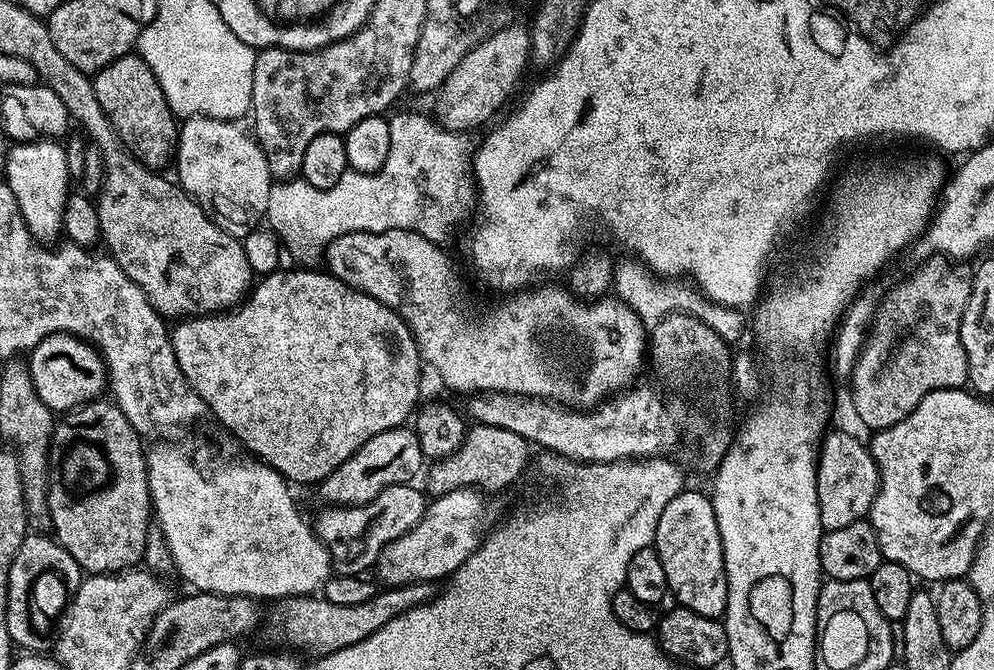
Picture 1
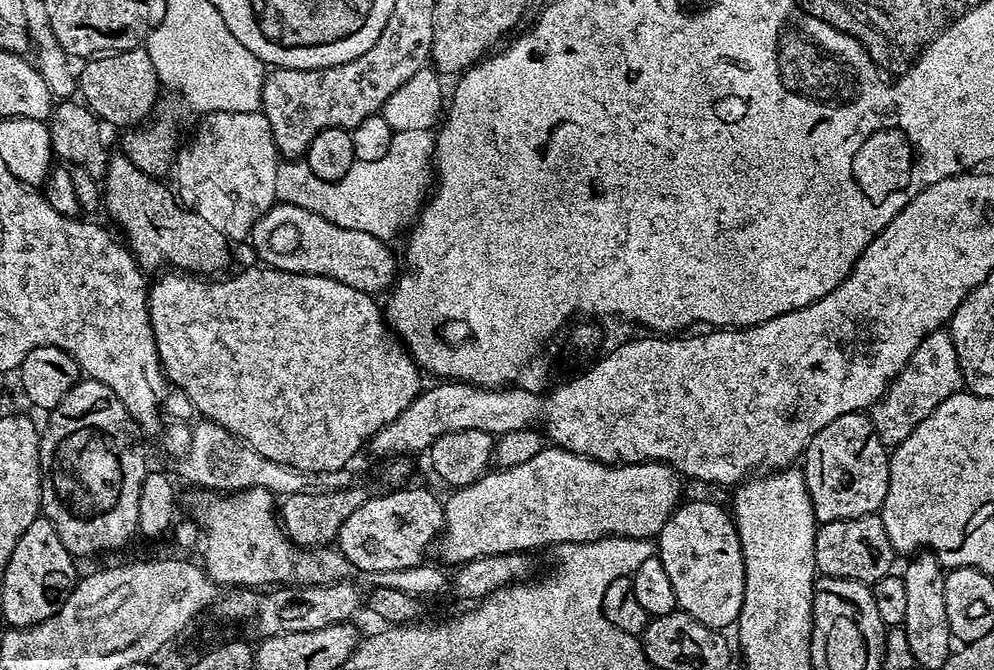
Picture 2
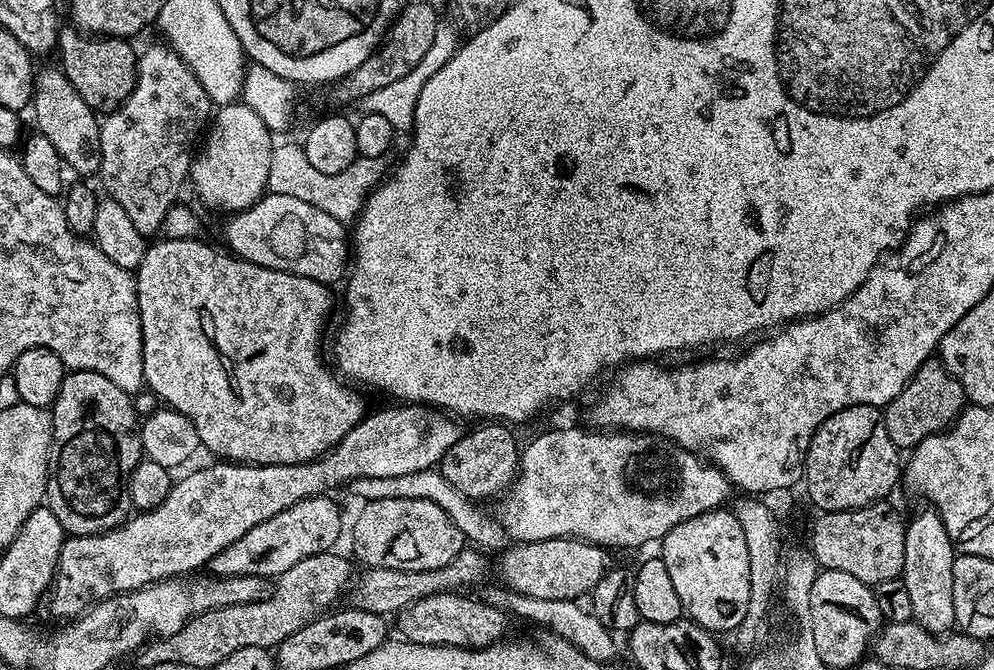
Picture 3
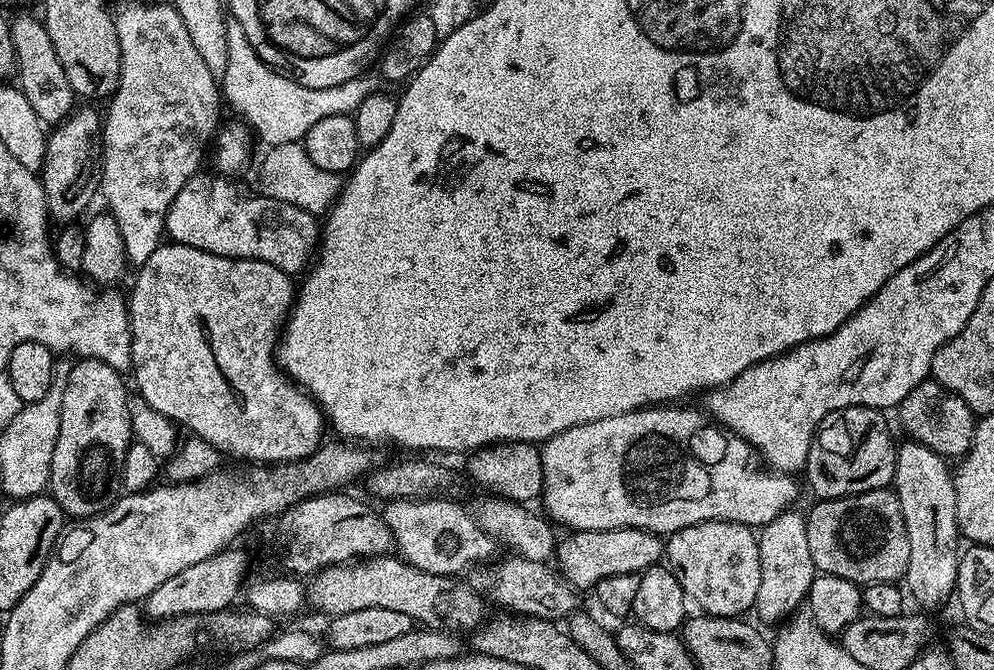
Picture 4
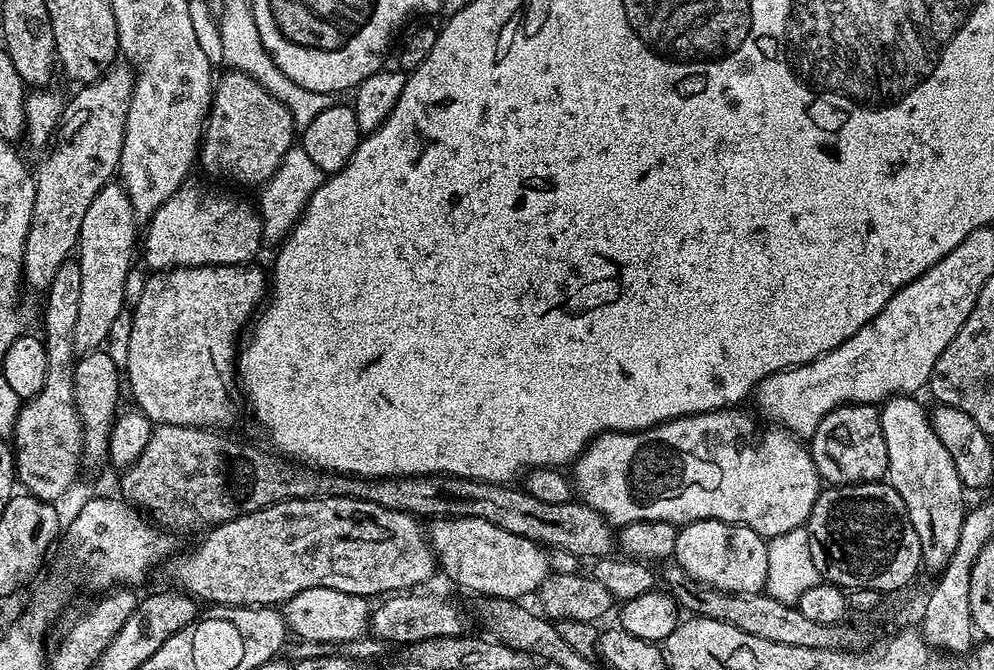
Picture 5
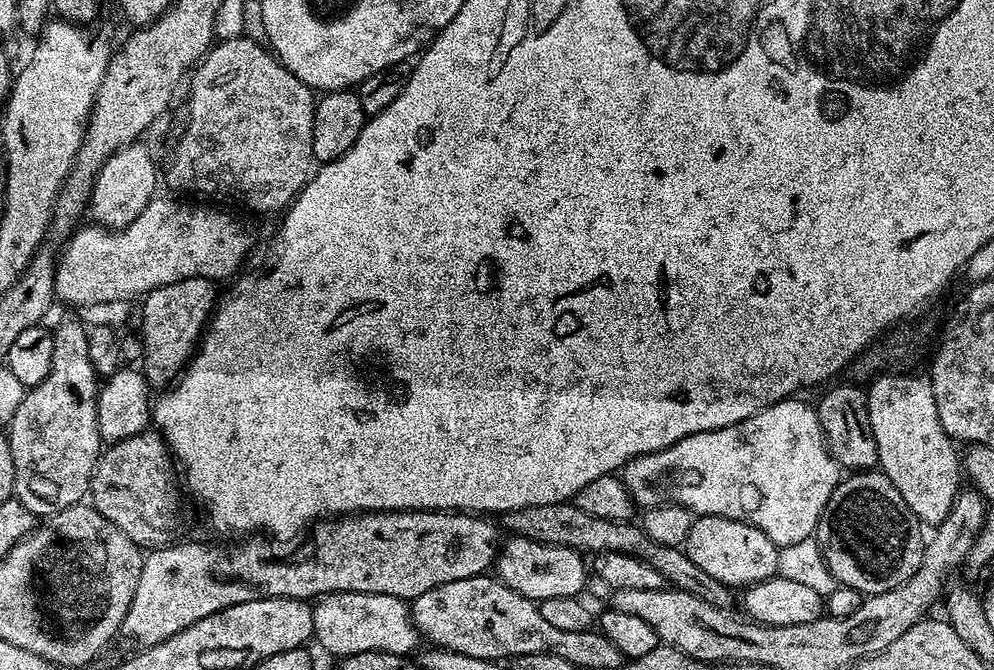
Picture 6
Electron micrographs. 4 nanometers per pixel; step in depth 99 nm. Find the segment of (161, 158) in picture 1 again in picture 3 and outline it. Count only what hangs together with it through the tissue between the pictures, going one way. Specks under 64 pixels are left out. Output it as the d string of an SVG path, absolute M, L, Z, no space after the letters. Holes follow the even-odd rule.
M75 27L59 29L59 63L66 78L82 94L82 98L94 110L119 108L136 85L137 49L132 49L127 39L118 36L81 34ZM64 63L64 64L63 64Z

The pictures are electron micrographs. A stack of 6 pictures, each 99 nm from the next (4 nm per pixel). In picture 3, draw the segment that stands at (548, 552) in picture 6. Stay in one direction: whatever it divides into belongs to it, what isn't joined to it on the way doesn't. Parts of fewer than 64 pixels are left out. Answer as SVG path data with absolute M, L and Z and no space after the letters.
M382 498L369 500L363 507L352 524L352 548L361 565L403 572L438 570L466 547L450 514L442 506L434 506L434 502L422 498Z

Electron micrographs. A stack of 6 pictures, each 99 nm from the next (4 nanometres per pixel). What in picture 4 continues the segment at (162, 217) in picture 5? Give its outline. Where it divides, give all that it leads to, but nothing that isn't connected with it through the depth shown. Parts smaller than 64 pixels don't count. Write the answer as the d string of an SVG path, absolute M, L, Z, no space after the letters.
M201 170L188 179L182 190L178 190L166 214L164 231L167 239L174 244L194 246L226 258L270 262L289 274L303 273L309 267L322 235L317 217L298 206L283 204L268 196L247 196L228 181L231 179L215 175Z

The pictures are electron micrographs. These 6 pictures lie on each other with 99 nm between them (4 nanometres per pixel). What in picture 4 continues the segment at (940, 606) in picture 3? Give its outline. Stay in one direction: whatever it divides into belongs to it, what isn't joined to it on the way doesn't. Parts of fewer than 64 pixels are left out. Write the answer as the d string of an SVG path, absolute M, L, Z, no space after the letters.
M907 442L908 444L901 443L896 450L896 478L894 481L894 491L897 498L900 500L900 505L902 506L902 518L906 522L906 534L910 538L910 562L908 563L908 571L906 573L906 583L907 591L921 604L924 608L936 608L939 604L944 604L956 591L956 575L958 574L958 562L960 561L961 549L956 548L956 543L961 543L962 537L960 534L960 527L956 521L956 485L954 483L953 473L950 468L947 468L945 457L939 456L934 450L930 450L926 446L915 442Z

